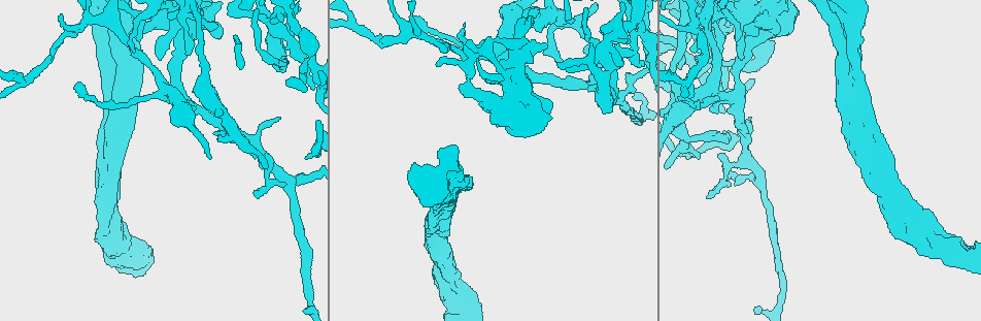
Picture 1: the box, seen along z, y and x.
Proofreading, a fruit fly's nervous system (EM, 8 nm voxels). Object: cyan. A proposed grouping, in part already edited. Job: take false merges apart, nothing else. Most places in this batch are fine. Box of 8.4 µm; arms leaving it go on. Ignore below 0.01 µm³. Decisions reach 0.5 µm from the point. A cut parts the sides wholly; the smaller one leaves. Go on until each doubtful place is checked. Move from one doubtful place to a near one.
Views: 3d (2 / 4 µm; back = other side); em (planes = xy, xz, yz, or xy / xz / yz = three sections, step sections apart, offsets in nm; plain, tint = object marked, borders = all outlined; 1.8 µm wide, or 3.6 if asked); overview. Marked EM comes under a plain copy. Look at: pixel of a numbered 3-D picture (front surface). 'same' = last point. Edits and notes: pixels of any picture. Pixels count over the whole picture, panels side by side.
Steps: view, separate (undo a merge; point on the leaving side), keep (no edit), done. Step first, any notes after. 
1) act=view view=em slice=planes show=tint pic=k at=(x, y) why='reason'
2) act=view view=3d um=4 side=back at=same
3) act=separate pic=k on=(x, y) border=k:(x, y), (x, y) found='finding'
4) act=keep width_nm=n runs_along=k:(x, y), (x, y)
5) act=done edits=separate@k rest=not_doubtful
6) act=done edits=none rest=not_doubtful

act=view view=3d um=4 pic=1 at=(187, 19) why='sharp bend'

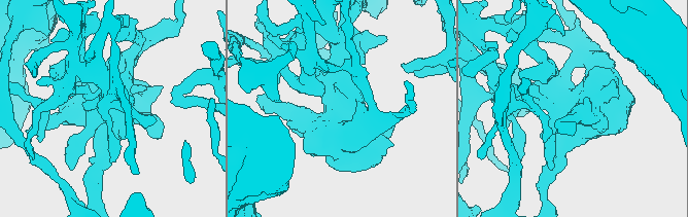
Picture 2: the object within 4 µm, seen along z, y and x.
act=view view=em um=3.6 slice=planes show=tint pic=2 at=(570, 108)

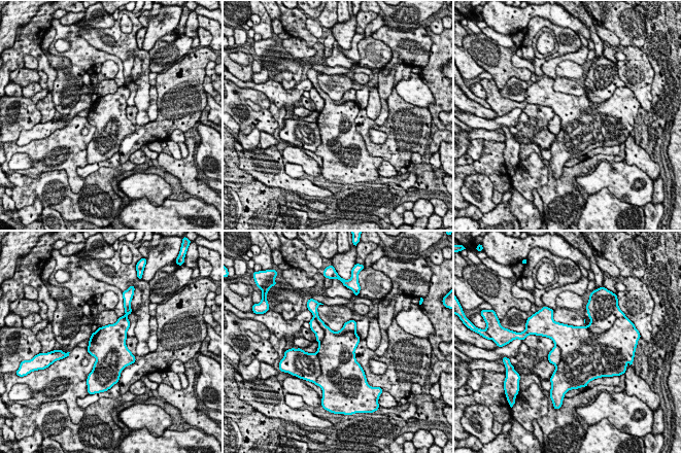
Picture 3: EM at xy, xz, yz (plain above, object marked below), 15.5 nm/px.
act=separate pic=3 on=(332, 344) border=3:(315, 318), (324, 330), (319, 343) found='a second neuron is stuck on'

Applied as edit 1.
act=view view=overview

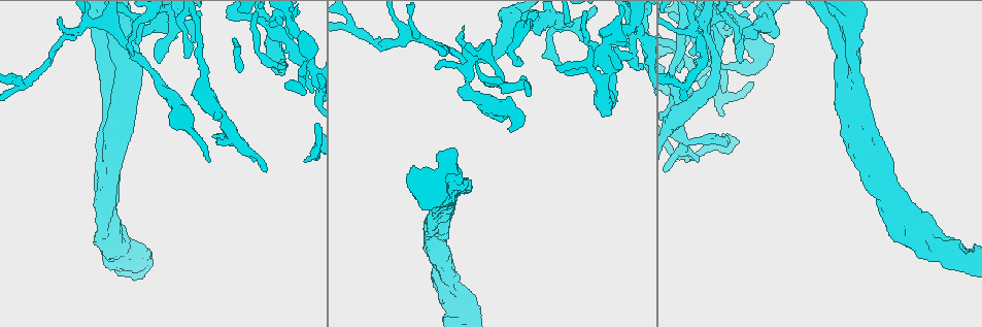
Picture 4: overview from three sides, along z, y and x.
act=view view=3d um=2 pic=4 at=(612, 85) why='sharp bend'

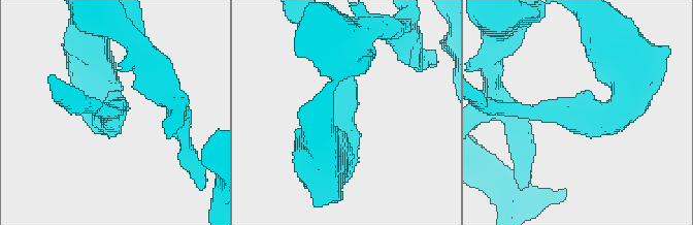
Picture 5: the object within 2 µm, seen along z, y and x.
act=view view=em slice=yz step=8 show=tint pic=5 at=(343, 111) why='need the tissue'

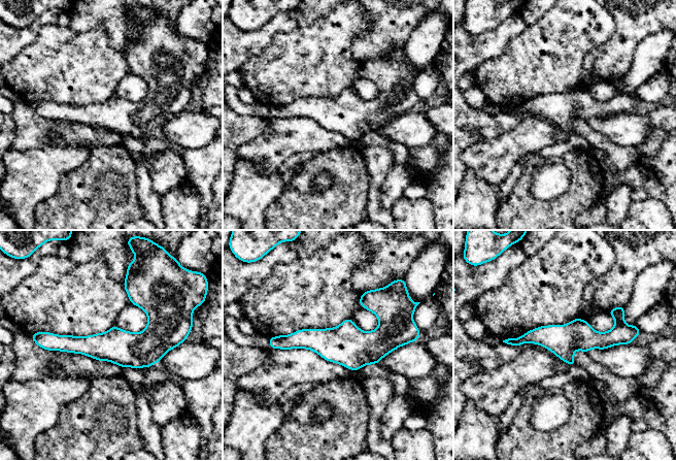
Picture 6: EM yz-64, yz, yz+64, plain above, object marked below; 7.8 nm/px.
act=view view=em slice=xy step=8 show=tint at=same why='cut it another way'

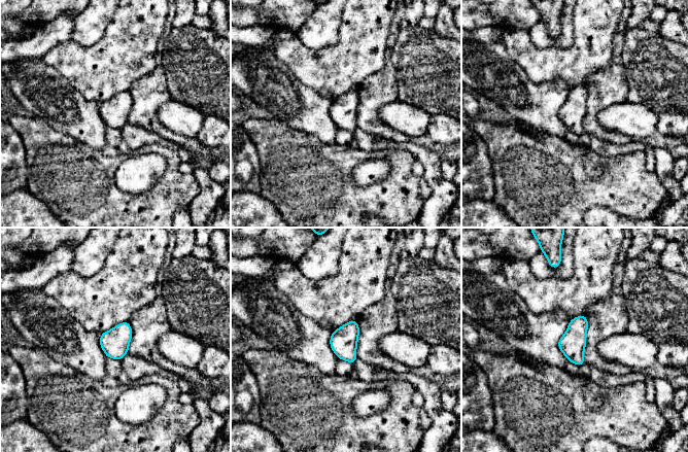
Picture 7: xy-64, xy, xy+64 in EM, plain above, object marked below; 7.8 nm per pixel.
act=keep found='continuous, no second neuron'

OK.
act=view view=em slice=yz step=8 show=tint pic=4 at=(631, 37) why='abrupt turn'

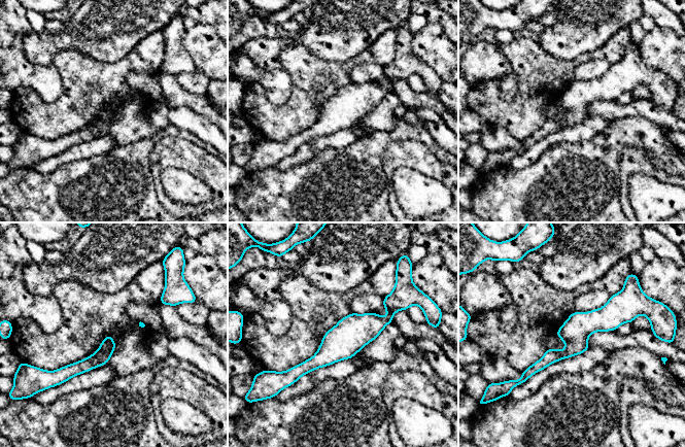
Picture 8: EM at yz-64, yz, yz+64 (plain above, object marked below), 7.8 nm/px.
act=view view=em slice=planes show=borders at=same why='another direction'

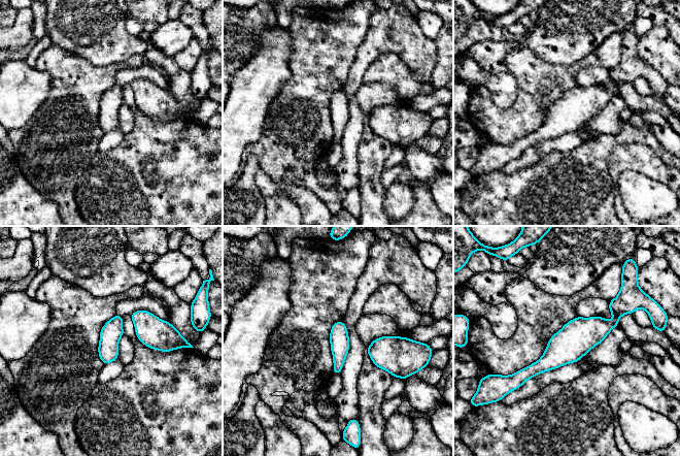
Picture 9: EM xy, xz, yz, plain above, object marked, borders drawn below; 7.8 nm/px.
act=keep width_nm=150 runs_along=9:(621, 310), (518, 377) found='one neuron here'

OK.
act=view view=3d um=4 pic=4 at=(601, 52) why='sharp bend'

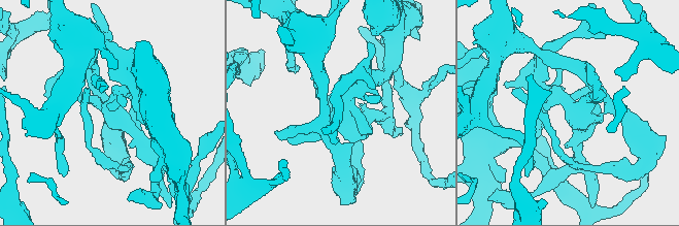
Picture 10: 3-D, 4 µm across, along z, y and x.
act=view view=em um=3.6 slice=planes show=tint pic=10 at=(344, 111) why='shape alone is not enough'

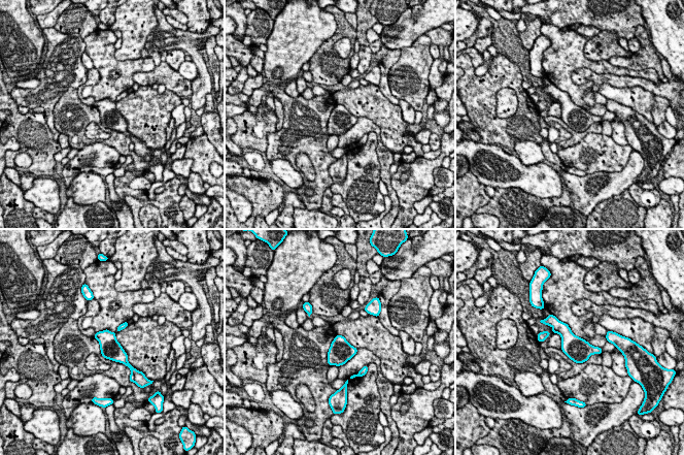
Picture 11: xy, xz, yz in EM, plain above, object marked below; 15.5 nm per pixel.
act=keep width_nm=320 found='all the same neuron'

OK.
act=view view=em slice=xz step=4 show=tint pic=2 at=(52, 102) why='abrupt turn'

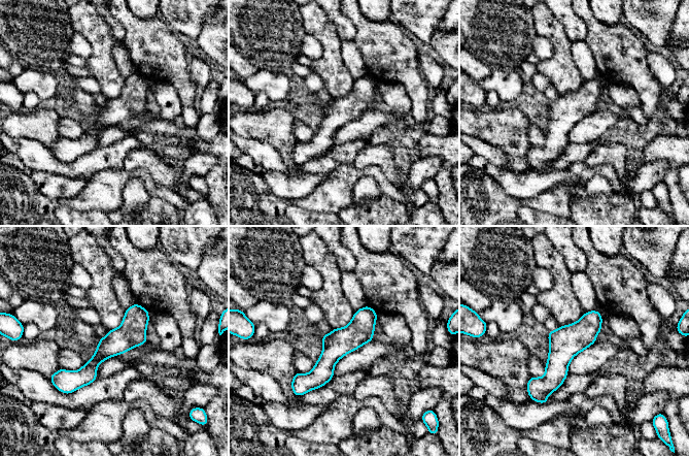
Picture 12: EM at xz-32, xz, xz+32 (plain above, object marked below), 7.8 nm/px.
act=view view=em slice=planes show=tint at=same why='another direction'

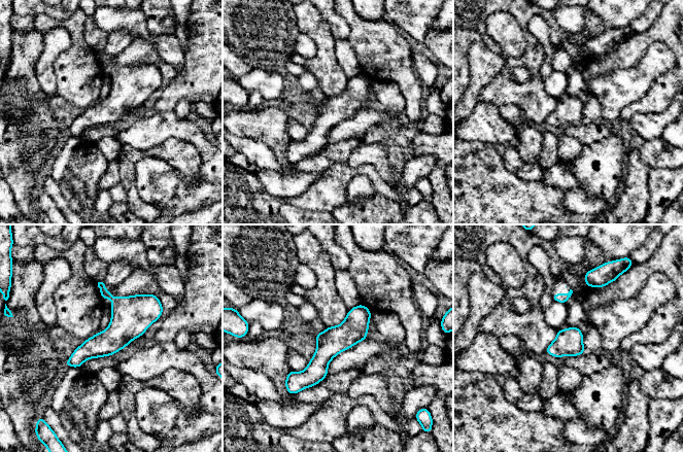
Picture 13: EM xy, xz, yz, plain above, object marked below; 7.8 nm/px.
act=keep width_nm=220 runs_along=13:(155, 301), (110, 341), (68, 363) found='all the same neuron'

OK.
act=done edits=separate@3 rest=not_doubtful

